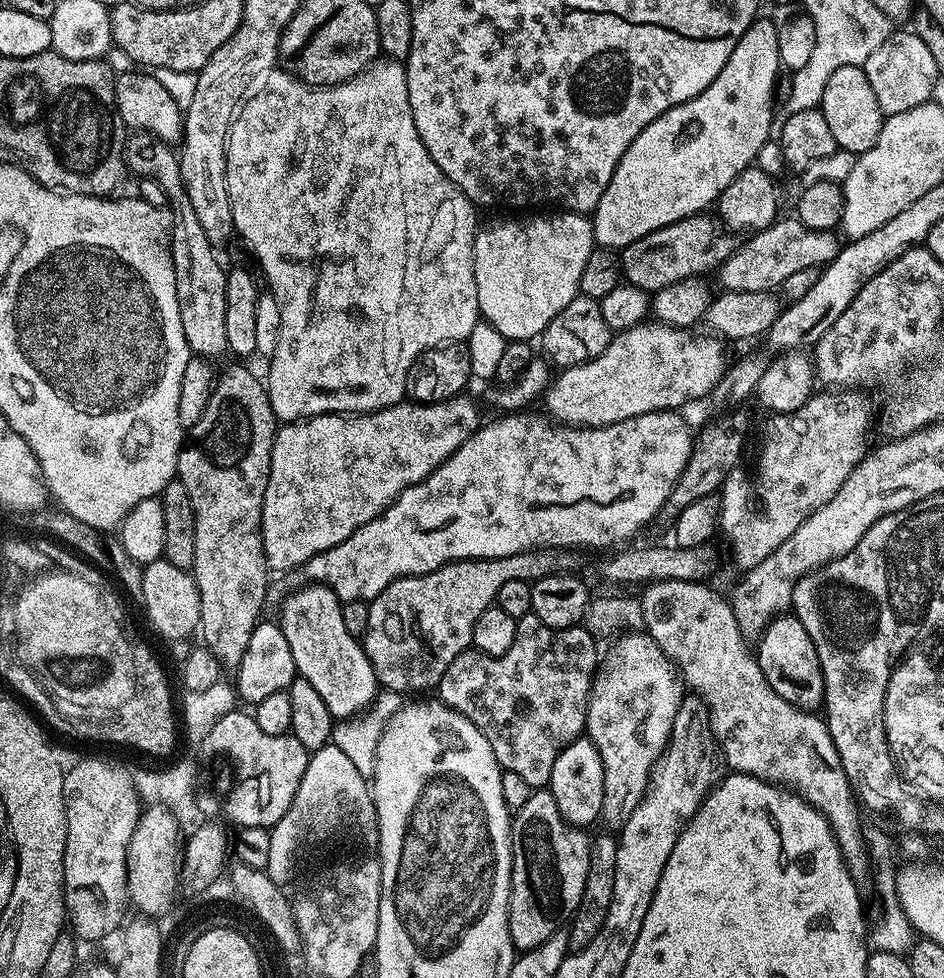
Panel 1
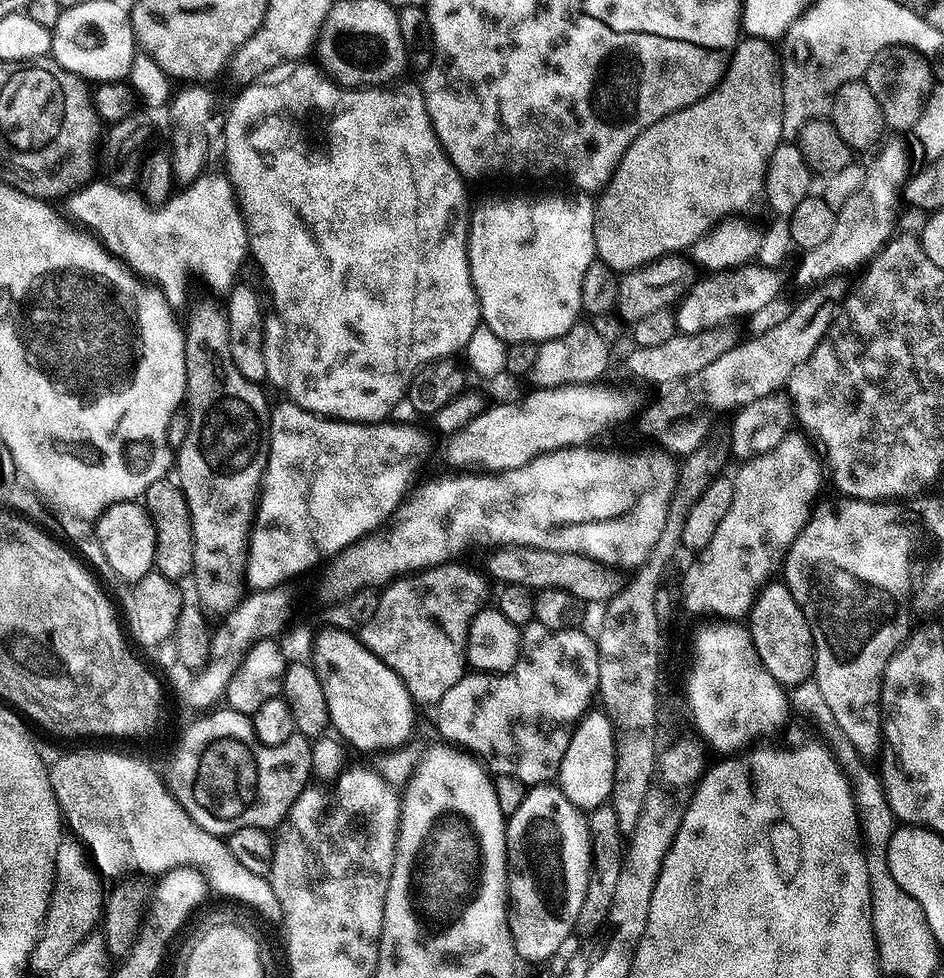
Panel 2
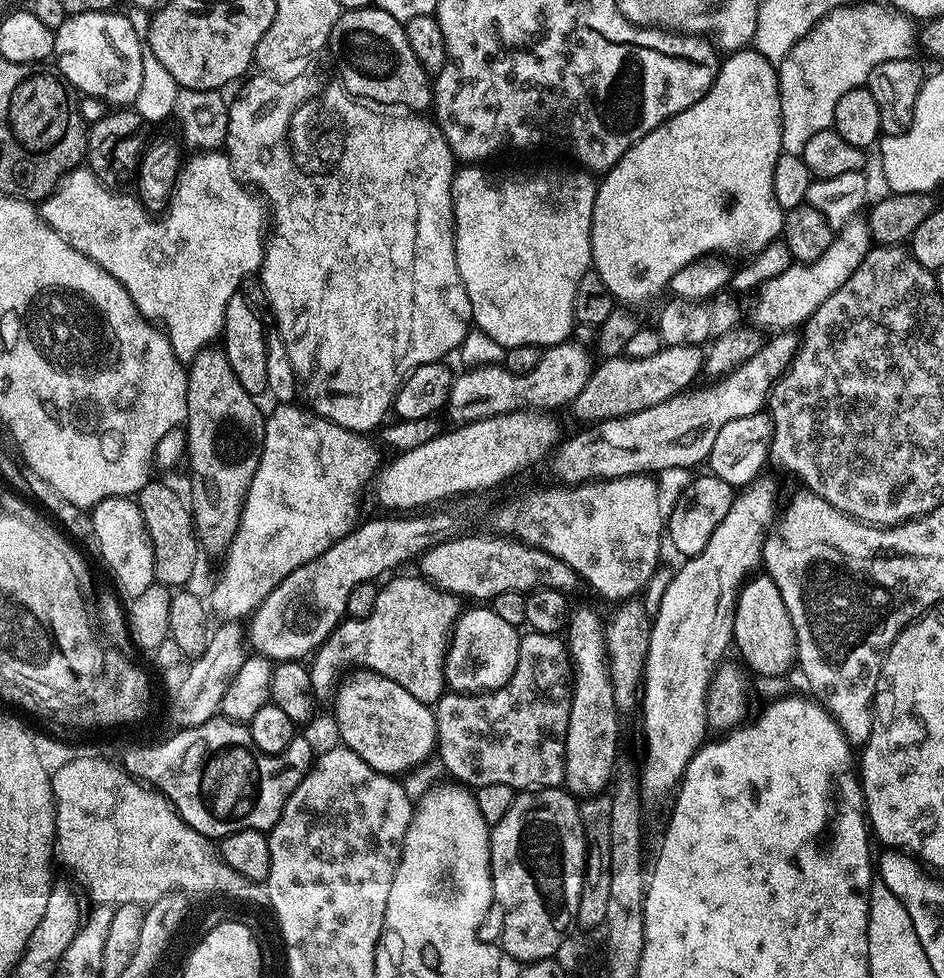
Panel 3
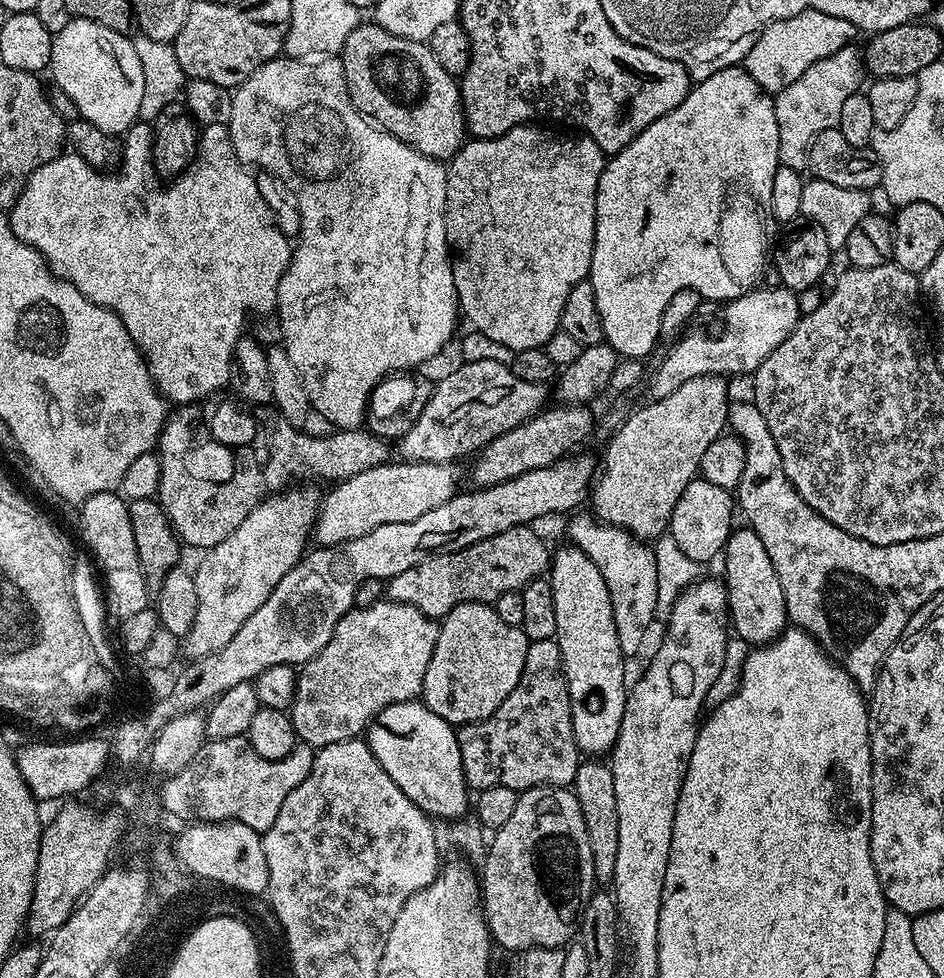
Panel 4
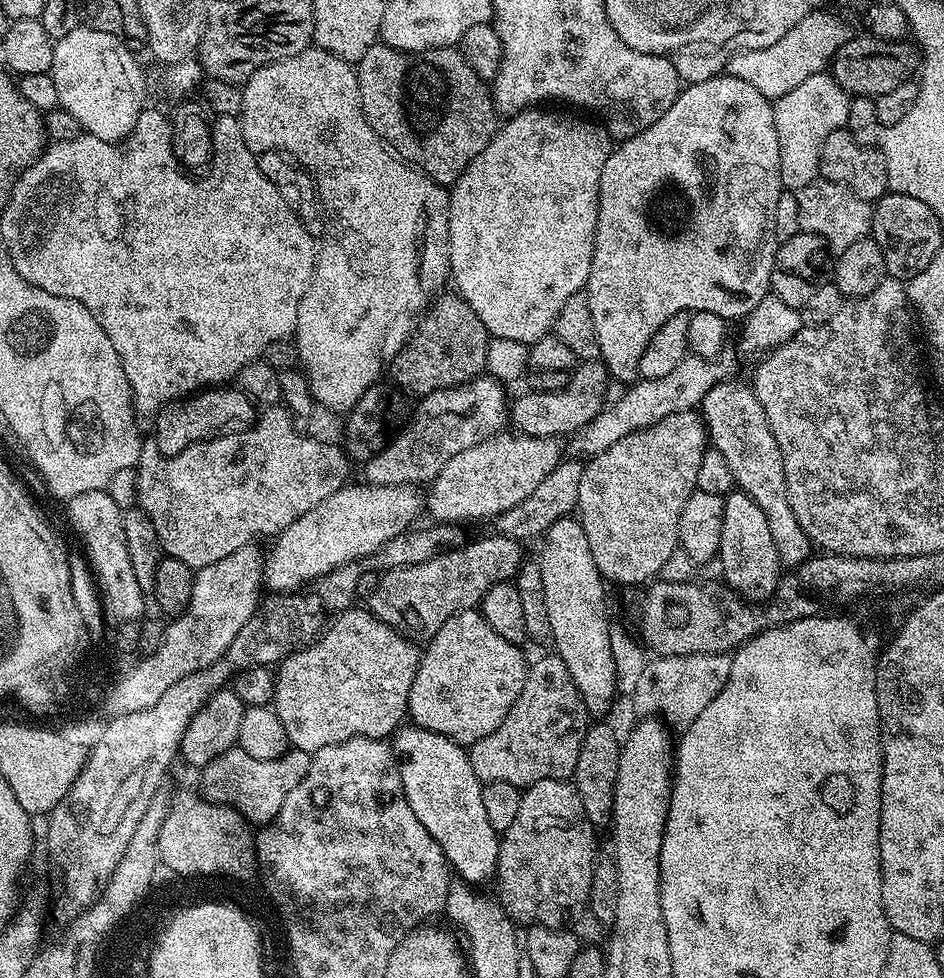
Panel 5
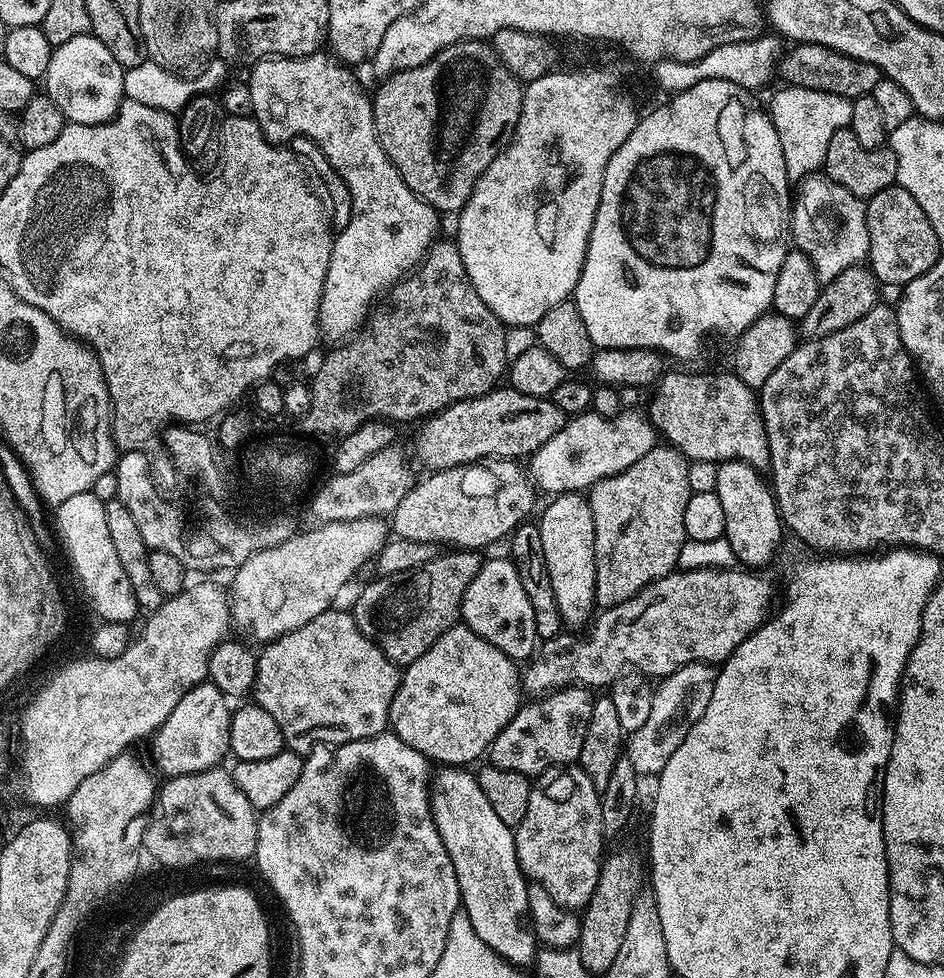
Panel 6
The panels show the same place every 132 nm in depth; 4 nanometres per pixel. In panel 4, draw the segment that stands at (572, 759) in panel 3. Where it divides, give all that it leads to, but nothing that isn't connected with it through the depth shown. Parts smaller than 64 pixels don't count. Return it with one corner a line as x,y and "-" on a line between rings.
575,546
555,549
550,560
550,583
554,590
554,615
558,621
554,637
562,650
568,693
572,699
574,738
581,753
600,758
611,753
622,726
629,689
624,688
626,657
614,626
614,606
602,570

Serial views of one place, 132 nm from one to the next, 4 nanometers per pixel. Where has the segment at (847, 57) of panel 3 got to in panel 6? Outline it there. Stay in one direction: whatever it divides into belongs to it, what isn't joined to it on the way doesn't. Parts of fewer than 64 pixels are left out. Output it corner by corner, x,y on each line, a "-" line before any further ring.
791,86
781,89
781,92
772,96
770,115
774,130
778,134
778,142
782,142
782,158
786,158
788,179
799,182
823,169
826,146
830,146
830,138
834,138
838,130
847,128
852,123
852,101
822,90

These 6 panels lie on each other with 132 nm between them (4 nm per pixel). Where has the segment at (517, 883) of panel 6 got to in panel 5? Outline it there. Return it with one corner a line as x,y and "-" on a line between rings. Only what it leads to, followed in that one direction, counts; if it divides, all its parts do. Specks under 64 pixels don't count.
401,726
390,737
392,755
396,757
396,767
400,770
400,781
406,802
414,810
414,818
426,826
430,838
438,842
448,860
449,869
465,884
481,886
496,875
496,863
500,853
501,837
490,826
486,818
486,809
482,807
482,781
474,774
470,766
465,745
456,744
437,732
415,726

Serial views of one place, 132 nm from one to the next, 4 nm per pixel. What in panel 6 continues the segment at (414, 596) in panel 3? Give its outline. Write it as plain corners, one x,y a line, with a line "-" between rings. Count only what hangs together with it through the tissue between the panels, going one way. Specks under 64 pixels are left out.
351,611
318,614
306,626
269,640
261,648
264,649
259,649
256,657
254,700
278,722
278,730
282,730
284,743
291,751
307,754
321,746
365,740
389,727
390,702
394,702
402,672
373,640
358,630

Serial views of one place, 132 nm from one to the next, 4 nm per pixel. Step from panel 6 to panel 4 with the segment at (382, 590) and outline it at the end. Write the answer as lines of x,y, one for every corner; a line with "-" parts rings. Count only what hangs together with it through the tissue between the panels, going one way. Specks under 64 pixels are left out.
520,525
511,527
504,532
494,534
463,549
458,556
433,554
426,556
412,569
403,570
400,574
389,579
386,584
386,596
389,600
397,600
403,604
422,610
427,616
442,618
454,606
478,602
492,604
503,592
522,590
531,580
543,577
550,568
550,548
544,545
544,540
534,530
535,527

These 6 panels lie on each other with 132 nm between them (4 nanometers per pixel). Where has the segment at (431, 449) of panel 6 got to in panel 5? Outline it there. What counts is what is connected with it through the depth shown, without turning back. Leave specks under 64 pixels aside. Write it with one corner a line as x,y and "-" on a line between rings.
599,354
595,356
577,356
573,365
560,373
560,381
554,387
532,390
520,404
520,424
533,432
552,431
559,428
575,429
575,424
588,420
596,411
601,411
604,391
610,381
606,362

